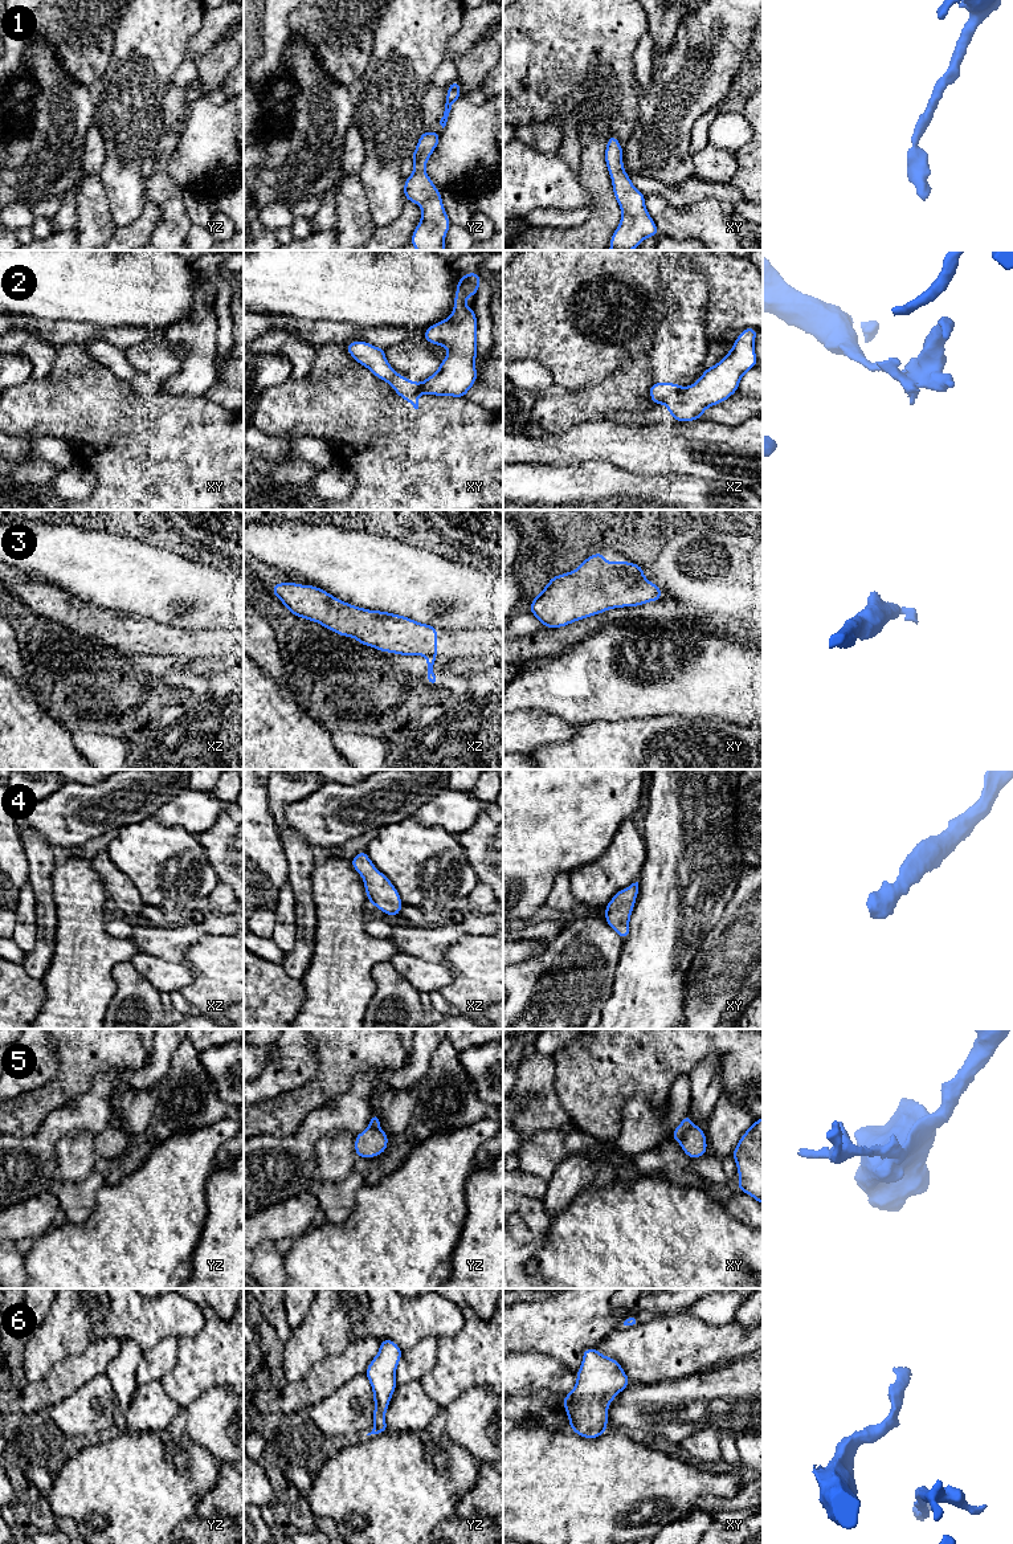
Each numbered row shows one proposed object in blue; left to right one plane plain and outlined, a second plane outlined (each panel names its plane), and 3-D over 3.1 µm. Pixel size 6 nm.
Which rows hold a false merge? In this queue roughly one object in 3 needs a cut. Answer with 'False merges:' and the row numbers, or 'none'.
False merges: 2, 5

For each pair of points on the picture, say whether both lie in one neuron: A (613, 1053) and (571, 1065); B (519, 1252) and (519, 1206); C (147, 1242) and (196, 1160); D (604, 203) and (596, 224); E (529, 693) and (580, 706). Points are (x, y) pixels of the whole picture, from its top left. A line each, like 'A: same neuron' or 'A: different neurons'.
A: same neuron
B: same neuron
C: same neuron
D: same neuron
E: same neuron

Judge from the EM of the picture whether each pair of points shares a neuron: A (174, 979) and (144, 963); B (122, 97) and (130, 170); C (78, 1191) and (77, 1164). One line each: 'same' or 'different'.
A: same
B: same
C: different

